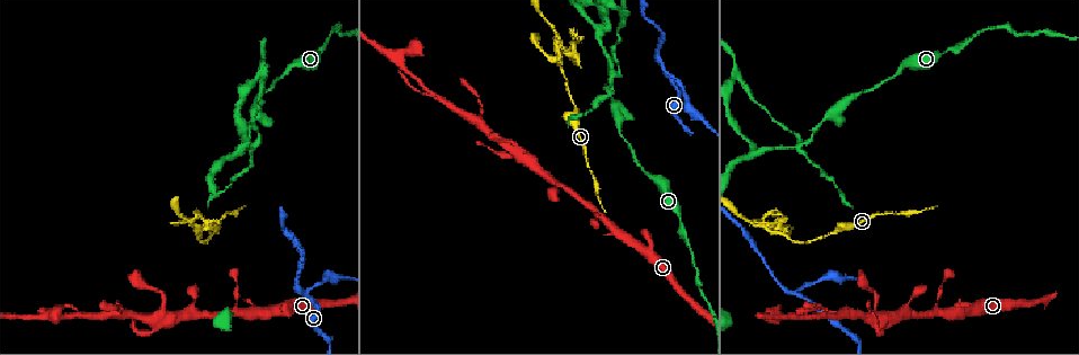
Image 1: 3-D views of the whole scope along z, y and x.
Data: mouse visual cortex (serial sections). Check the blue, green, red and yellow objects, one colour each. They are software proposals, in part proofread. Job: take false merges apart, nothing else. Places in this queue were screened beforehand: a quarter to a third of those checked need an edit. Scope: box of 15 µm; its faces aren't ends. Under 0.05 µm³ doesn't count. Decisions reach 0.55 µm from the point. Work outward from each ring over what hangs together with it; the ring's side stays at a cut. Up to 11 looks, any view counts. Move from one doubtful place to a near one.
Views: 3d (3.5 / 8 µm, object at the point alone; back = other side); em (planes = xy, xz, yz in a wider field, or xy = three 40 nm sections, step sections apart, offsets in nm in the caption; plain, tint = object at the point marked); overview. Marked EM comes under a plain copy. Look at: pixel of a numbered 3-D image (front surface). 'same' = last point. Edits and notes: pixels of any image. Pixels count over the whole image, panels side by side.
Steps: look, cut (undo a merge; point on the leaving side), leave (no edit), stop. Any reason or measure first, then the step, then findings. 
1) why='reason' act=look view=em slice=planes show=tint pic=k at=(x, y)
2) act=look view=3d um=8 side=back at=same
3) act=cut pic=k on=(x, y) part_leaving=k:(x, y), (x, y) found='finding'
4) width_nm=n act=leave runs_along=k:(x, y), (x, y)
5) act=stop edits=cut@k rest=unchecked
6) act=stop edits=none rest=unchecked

why='narrows sharply' act=look view=3d um=3.5 side=back pic=1 at=(238, 313)

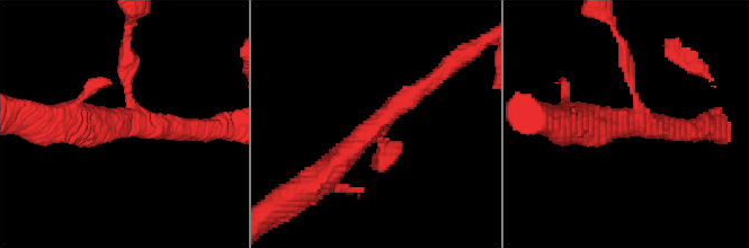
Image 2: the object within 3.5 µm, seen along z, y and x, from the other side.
act=look view=em slice=xy step=2 show=tint pic=2 at=(126, 125)

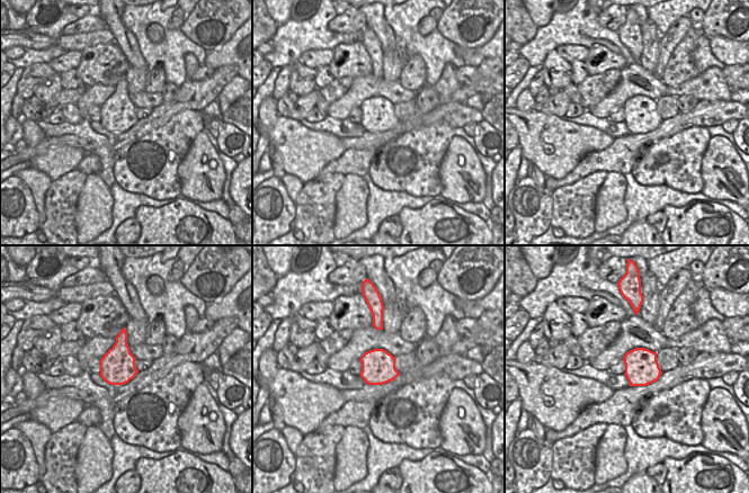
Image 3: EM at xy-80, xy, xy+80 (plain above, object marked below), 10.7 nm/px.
arms=3 act=leave runs_along=2:(320, 177), (386, 113), (438, 76) found='all the same cell'

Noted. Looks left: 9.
why='calibre changes' act=look view=3d um=3.5 pic=1 at=(195, 316)

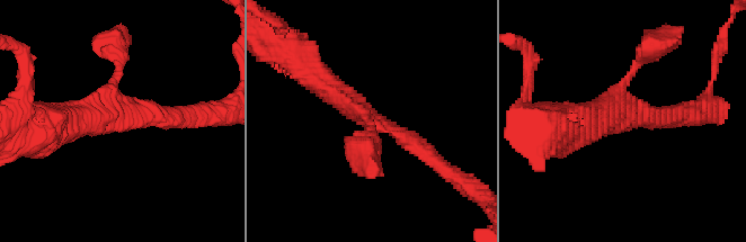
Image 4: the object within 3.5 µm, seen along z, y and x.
why='need the tissue' act=look view=em slice=xy step=5 show=tint pic=4 at=(367, 116)

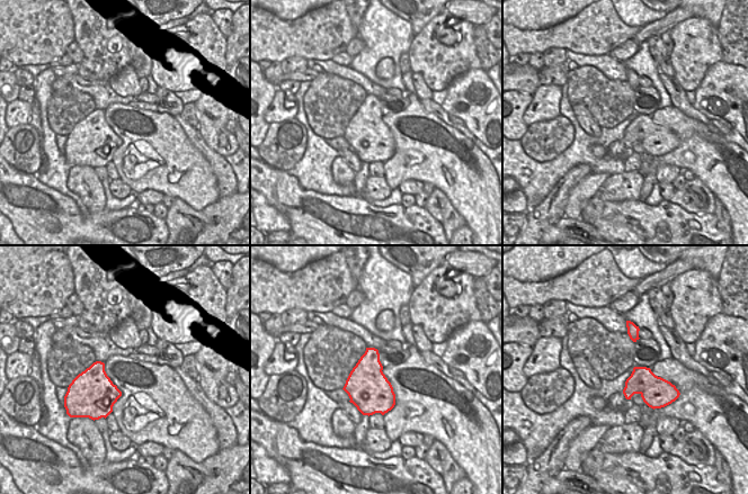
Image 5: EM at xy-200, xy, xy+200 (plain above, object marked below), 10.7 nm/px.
arm_widths_nm=150,250,400 act=leave runs_along=4:(434, 161), (309, 69) found='continuous, no second cell'

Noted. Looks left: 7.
why='four arms meet' act=look view=3d um=3.5 pic=1 at=(159, 315)

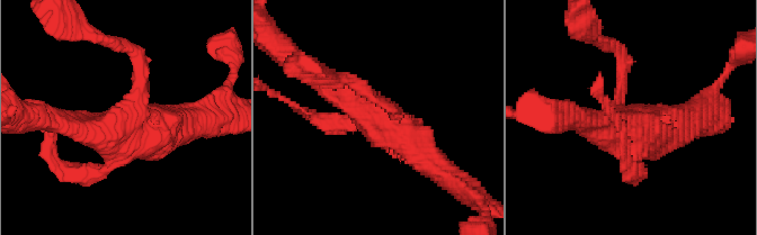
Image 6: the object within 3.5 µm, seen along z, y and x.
why='need the tissue' act=look view=em slice=xy step=2 show=tint pic=6 at=(378, 116)

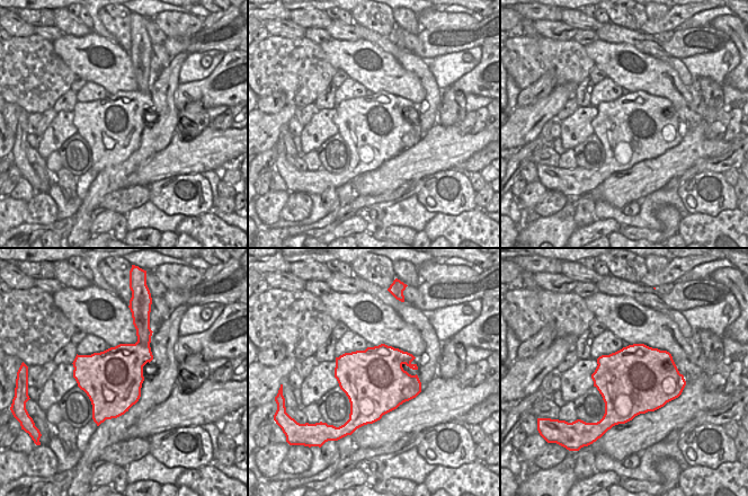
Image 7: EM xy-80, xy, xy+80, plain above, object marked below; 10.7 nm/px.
width_nm=700 act=leave runs_along=6:(438, 168), (380, 116), (317, 73) found='all the same cell'

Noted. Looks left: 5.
why='sharp bend' act=look view=3d um=3.5 pic=1 at=(305, 292)

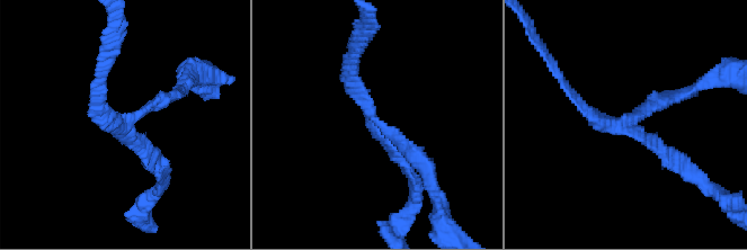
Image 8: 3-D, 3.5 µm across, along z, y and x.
arms=3 arm_widths_nm=150,150,200 act=look view=em slice=planes show=tint pic=8 at=(125, 130)

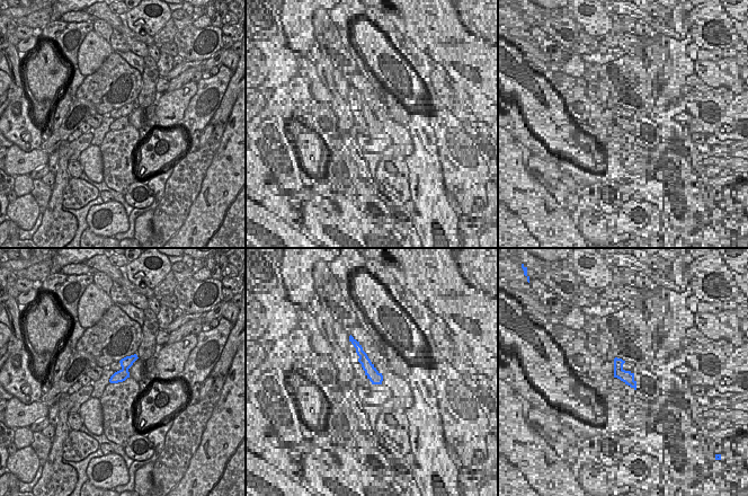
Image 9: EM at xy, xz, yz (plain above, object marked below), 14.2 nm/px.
why='cut it another way' act=look view=em slice=xy step=3 show=tint at=same

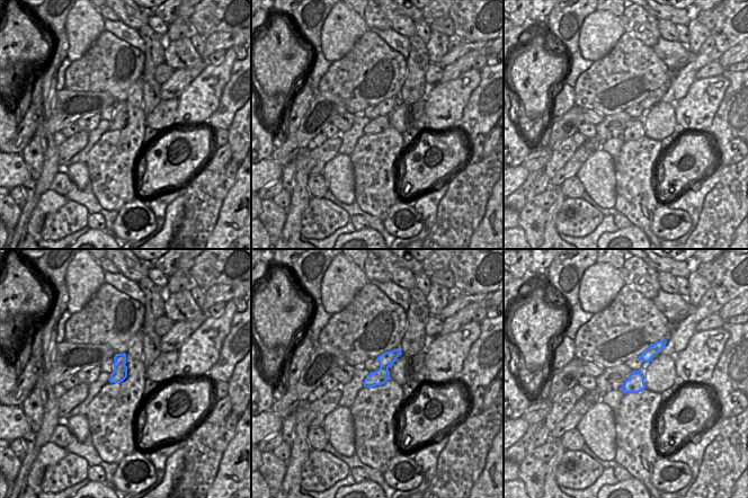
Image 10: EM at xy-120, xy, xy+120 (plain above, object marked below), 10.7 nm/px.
act=cut pic=8 on=(163, 101) part_leaving=8:(130, 124), (188, 79) found='a second cell is stuck on'

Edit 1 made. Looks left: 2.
act=stop edits=cut@8 rest=unchecked

